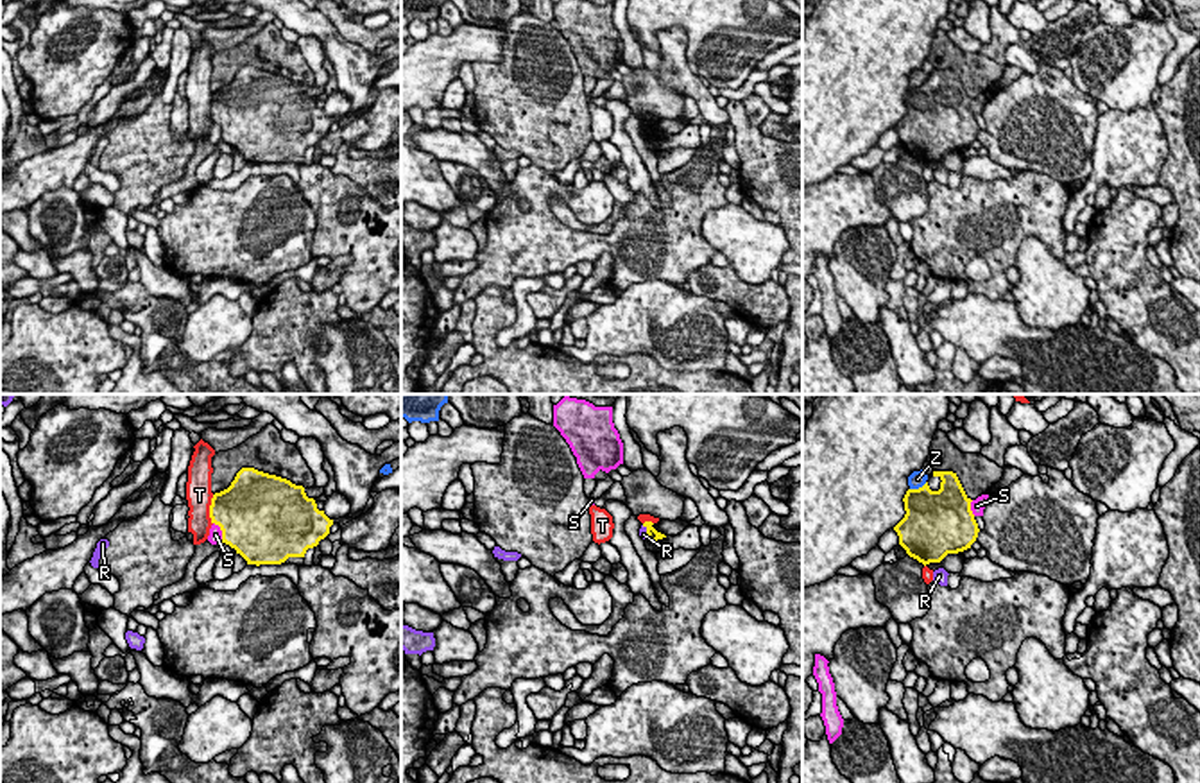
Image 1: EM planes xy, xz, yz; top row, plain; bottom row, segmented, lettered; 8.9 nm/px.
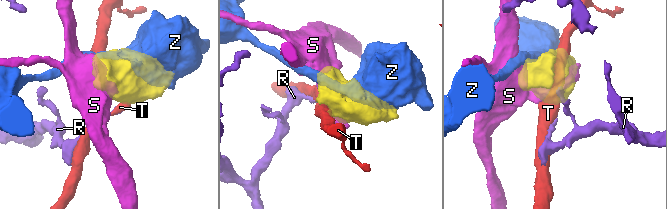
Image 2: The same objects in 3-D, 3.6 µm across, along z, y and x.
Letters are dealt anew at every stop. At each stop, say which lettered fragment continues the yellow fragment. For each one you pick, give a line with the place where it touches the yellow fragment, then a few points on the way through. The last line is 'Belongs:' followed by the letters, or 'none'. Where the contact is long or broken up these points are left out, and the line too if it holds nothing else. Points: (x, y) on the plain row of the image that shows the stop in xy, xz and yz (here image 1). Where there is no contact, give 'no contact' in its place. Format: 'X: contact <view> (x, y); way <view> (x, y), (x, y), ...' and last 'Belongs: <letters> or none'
Belongs: none

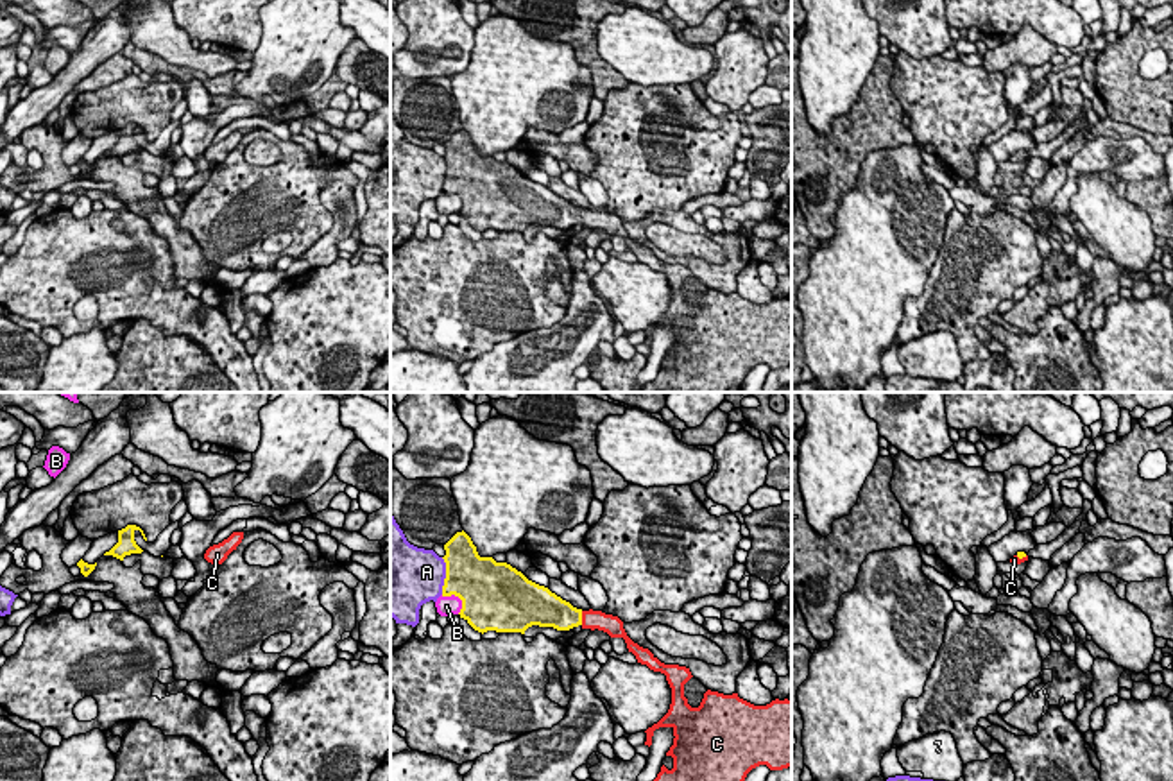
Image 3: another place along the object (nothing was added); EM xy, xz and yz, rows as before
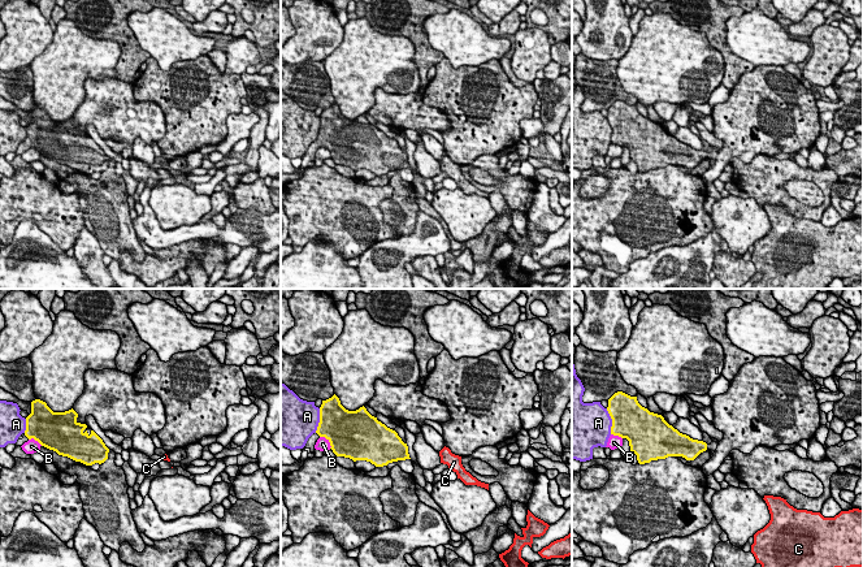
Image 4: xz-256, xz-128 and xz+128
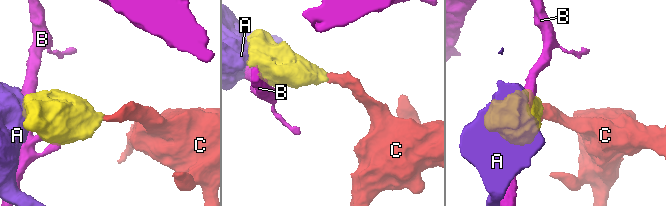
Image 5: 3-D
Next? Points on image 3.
C: contact xz (581, 217); way xz (554, 210), (563, 215), (581, 217), (591, 217)
Belongs: C

